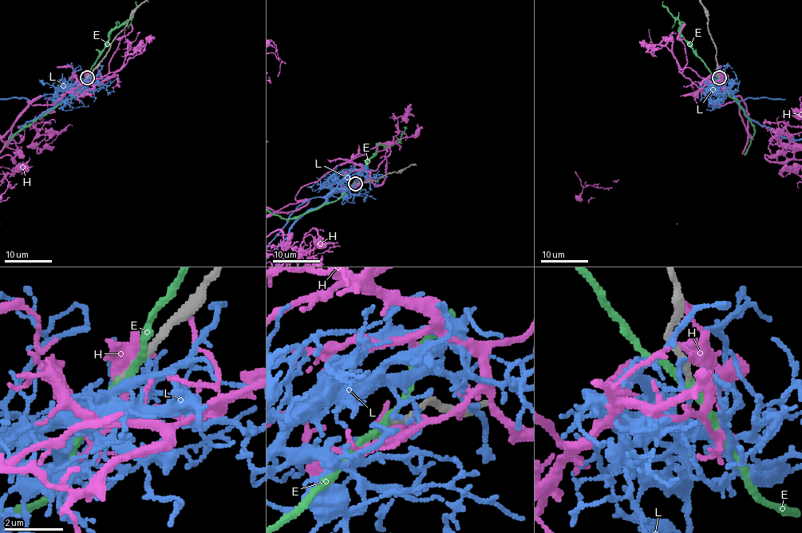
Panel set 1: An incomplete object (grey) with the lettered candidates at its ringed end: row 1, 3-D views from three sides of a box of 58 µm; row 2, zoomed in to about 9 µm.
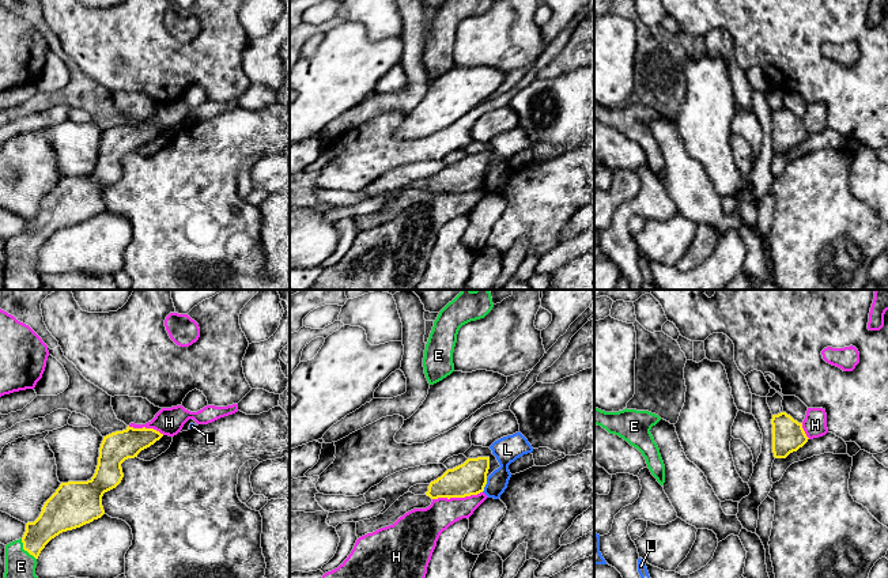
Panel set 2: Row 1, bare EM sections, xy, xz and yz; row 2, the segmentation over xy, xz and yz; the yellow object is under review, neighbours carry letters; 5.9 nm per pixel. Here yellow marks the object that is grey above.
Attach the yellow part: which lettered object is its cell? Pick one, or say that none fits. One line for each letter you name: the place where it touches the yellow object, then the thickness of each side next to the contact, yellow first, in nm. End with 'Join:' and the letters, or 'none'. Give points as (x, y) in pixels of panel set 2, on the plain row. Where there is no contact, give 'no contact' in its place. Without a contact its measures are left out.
E: xy (25, 245) | 180/220 nm
Join: E

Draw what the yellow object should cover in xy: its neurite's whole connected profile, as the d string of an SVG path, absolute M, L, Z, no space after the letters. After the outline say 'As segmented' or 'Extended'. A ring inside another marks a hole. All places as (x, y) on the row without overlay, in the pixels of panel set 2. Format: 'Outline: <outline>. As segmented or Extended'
Outline: M126 122L103 132L98 160L87 177L61 178L45 197L39 212L26 219L22 234L5 241L4 290L41 290L37 254L45 241L63 227L80 223L105 209L102 192L122 173L121 159L163 132L154 124Z. Extended

